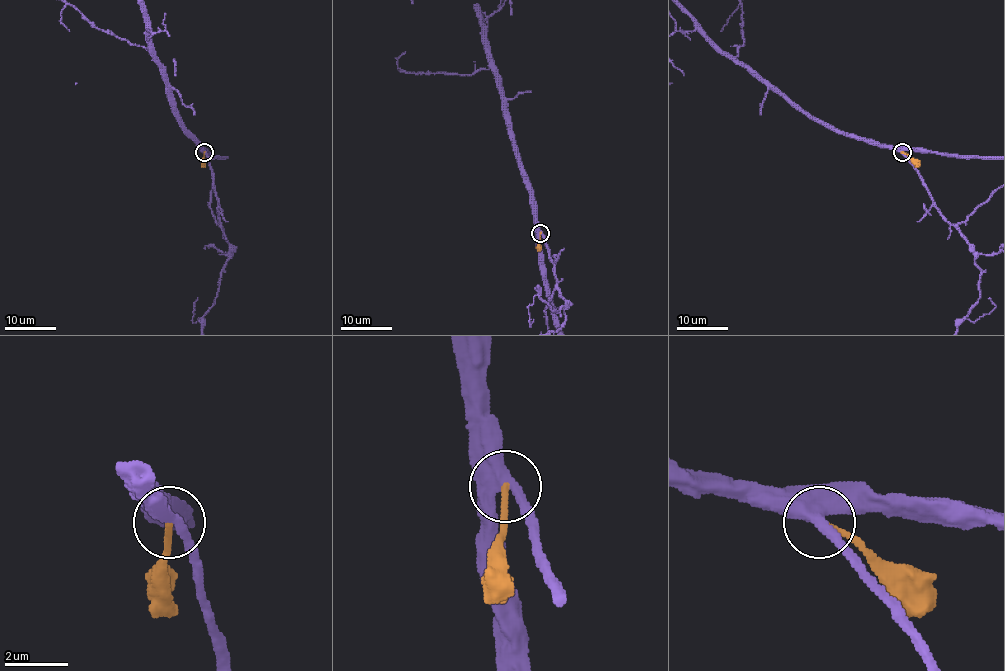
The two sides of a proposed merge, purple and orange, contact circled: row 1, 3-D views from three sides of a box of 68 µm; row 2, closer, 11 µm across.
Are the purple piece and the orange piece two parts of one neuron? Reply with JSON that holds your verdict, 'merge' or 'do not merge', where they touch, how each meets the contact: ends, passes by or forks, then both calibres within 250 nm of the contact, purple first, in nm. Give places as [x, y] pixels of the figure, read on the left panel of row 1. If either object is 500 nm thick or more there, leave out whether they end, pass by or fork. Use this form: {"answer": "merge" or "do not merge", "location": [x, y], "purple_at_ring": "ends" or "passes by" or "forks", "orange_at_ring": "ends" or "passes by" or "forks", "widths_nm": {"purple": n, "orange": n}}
{"answer": "do not merge", "location": [204, 152], "purple_at_ring": "passes by", "orange_at_ring": "ends", "widths_nm": {"purple": 480, "orange": 190}}

